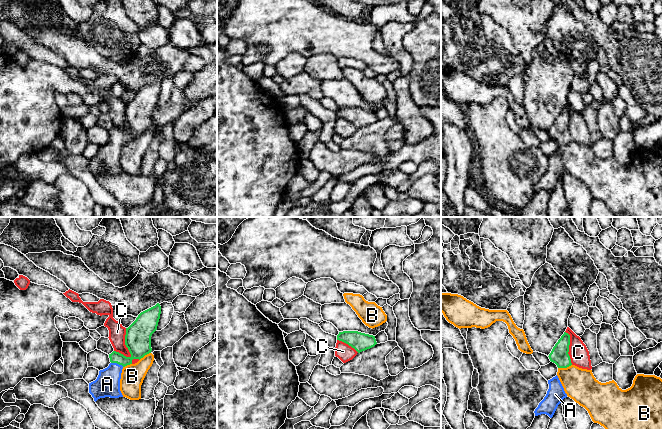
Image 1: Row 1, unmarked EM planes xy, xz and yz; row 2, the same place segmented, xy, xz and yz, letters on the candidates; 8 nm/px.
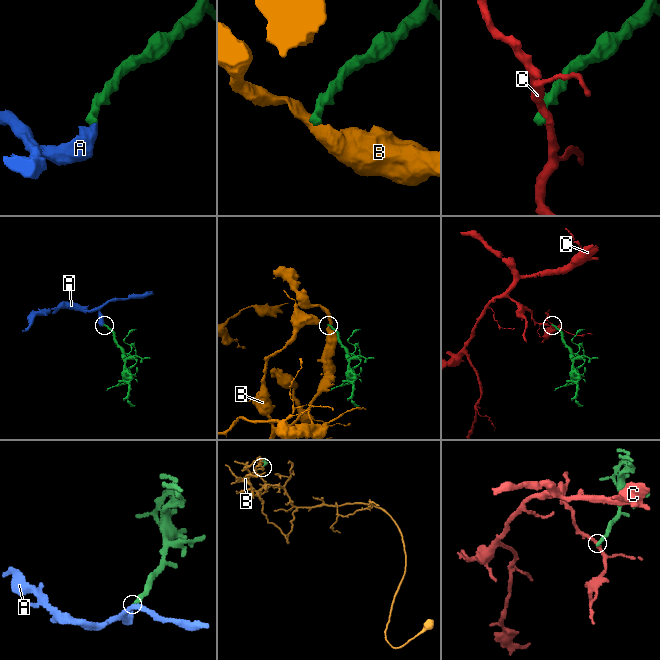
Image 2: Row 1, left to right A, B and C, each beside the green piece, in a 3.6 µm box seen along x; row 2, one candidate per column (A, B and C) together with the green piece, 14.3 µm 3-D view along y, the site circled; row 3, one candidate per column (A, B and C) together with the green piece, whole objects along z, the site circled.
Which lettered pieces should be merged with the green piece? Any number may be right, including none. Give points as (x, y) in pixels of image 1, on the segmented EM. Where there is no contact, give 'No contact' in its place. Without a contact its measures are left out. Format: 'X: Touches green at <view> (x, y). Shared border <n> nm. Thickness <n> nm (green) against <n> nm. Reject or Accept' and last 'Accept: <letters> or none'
A: Touches green at xy (117, 363). Shared border 110 nm. Thickness 200 nm (green) against 200 nm. Accept
B: Touches green at yz (564, 367). Shared border 120 nm. Thickness 150 nm (green) against 260 nm. Reject
C: Touches green at xy (125, 343). Shared border 240 nm. Thickness 200 nm (green) against 140 nm. Reject
Accept: A

